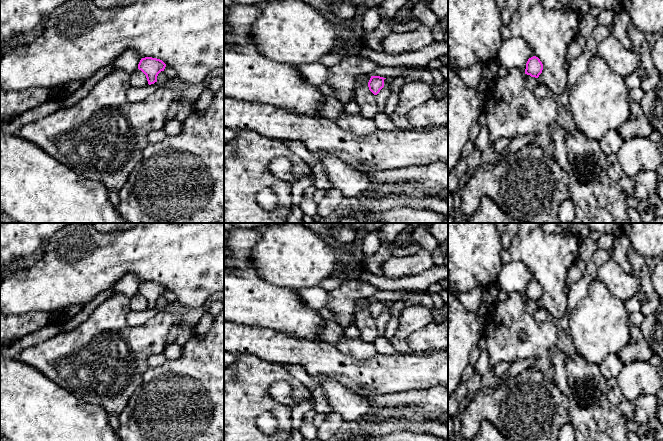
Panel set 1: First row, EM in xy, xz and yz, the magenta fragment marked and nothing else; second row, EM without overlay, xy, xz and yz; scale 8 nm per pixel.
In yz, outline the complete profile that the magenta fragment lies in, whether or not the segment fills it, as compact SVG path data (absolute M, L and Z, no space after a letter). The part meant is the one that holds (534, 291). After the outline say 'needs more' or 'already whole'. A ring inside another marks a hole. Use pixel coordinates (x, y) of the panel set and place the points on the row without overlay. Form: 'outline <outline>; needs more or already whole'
outline M533 280L528 283L526 287L525 298L530 299L531 301L538 302L542 297L543 288L540 283L536 280Z; already whole

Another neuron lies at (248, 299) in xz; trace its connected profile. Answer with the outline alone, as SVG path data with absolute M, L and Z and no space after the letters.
M231 228L224 231L224 320L240 325L268 327L292 337L319 340L318 331L323 318L318 310L308 307L296 290L278 287L264 280L255 268L251 253L261 237L260 229Z

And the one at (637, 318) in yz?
M641 311L630 314L630 318L629 318L630 319L630 324L640 327L643 320L644 320L644 317L645 316L642 314Z

